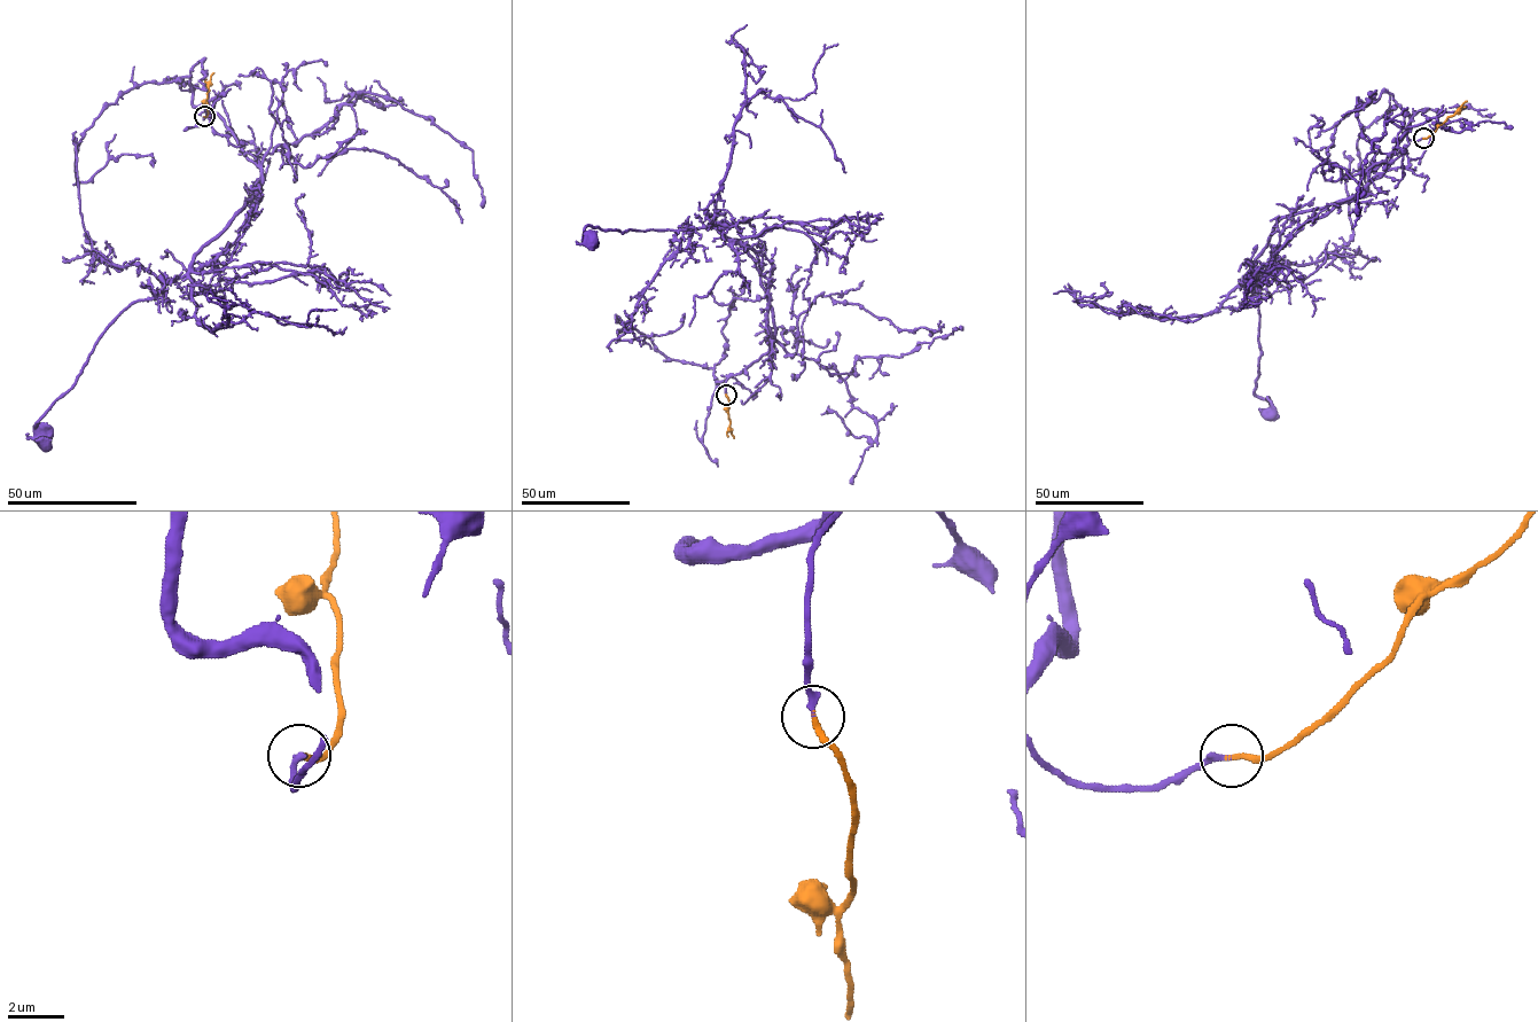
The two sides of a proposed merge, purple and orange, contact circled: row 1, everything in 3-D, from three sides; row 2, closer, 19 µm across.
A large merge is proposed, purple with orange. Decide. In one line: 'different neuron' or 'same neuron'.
same neuron

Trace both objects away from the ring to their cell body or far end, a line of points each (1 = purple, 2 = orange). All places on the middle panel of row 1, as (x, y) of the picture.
1: (726, 395), (730, 376), (773, 340), (770, 281), (755, 260), (709, 225), (587, 225), (592, 241)
2: (726, 395), (733, 438)

